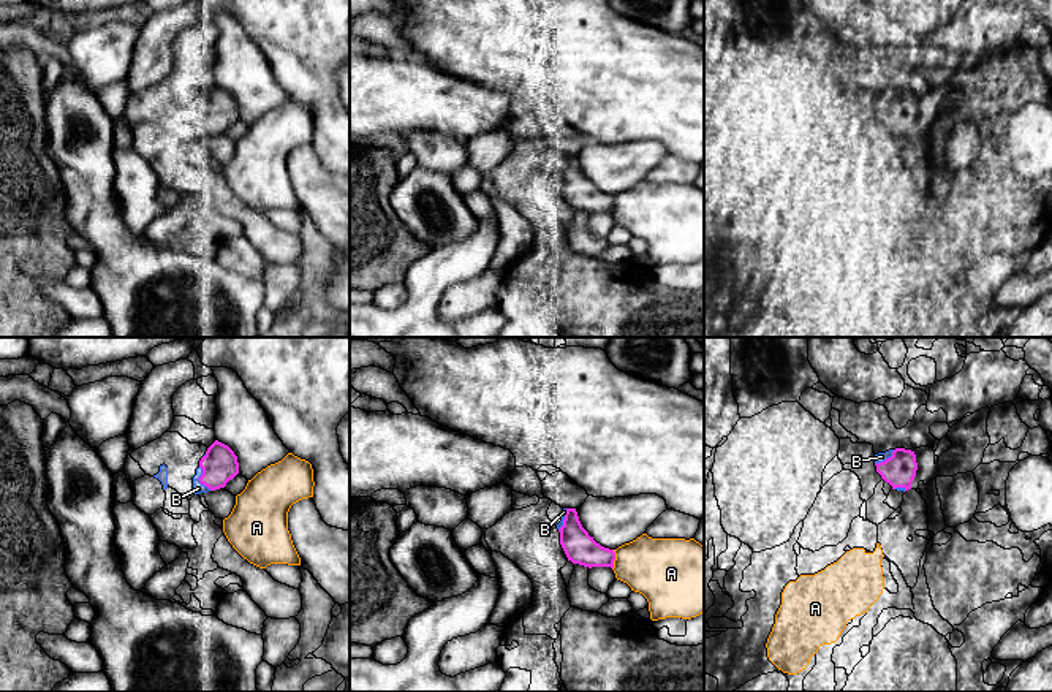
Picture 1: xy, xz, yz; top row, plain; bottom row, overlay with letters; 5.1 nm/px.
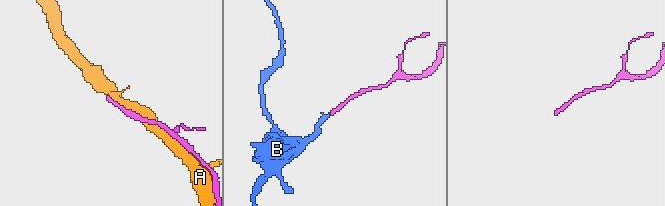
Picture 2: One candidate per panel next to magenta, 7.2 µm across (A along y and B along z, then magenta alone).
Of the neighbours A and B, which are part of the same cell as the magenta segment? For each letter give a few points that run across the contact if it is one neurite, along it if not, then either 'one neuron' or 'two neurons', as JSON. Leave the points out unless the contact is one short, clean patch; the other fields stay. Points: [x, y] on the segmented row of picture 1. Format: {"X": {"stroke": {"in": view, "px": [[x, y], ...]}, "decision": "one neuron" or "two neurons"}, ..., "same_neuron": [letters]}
{"A": {"decision": "two neurons"}, "B": {"decision": "one neuron"}, "same_neuron": ["B"]}

